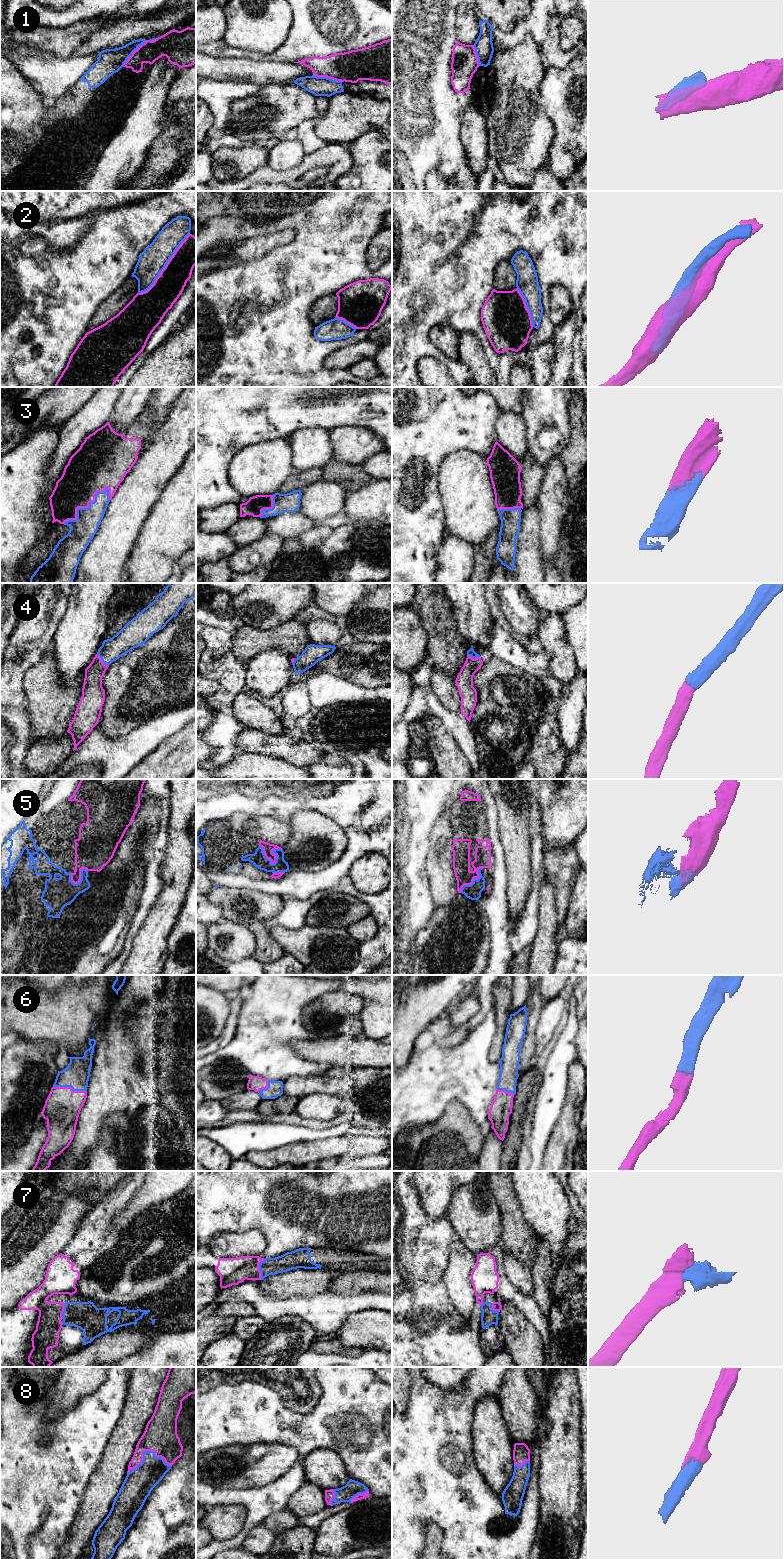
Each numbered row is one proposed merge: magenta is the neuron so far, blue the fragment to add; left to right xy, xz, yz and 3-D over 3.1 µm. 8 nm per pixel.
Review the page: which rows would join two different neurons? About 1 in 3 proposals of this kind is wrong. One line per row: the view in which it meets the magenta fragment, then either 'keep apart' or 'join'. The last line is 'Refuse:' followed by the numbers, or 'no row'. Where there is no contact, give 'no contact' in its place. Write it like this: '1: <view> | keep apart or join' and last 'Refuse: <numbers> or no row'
1: xy | keep apart
2: xy | keep apart
3: xy | join
4: xy | join
5: xz | join
6: xy | join
7: xz | join
8: xy | join
Refuse: 1, 2

